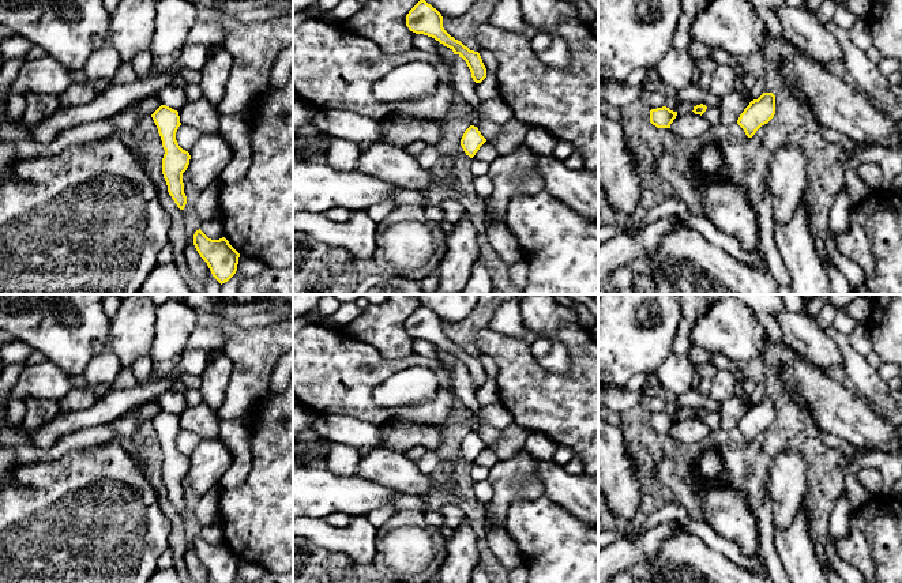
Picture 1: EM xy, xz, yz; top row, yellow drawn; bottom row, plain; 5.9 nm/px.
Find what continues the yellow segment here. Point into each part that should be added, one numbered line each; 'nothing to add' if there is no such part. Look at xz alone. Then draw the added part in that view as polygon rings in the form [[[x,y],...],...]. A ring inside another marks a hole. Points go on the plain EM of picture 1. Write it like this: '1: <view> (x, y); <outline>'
nothing to add

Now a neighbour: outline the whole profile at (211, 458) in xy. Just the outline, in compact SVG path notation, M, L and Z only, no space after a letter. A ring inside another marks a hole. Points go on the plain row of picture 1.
M202 439L189 460L187 473L189 486L203 496L211 486L219 484L222 475L233 463L233 456L221 439Z

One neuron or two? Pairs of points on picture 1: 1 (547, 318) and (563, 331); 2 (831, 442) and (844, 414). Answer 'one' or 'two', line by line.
1: one
2: two

